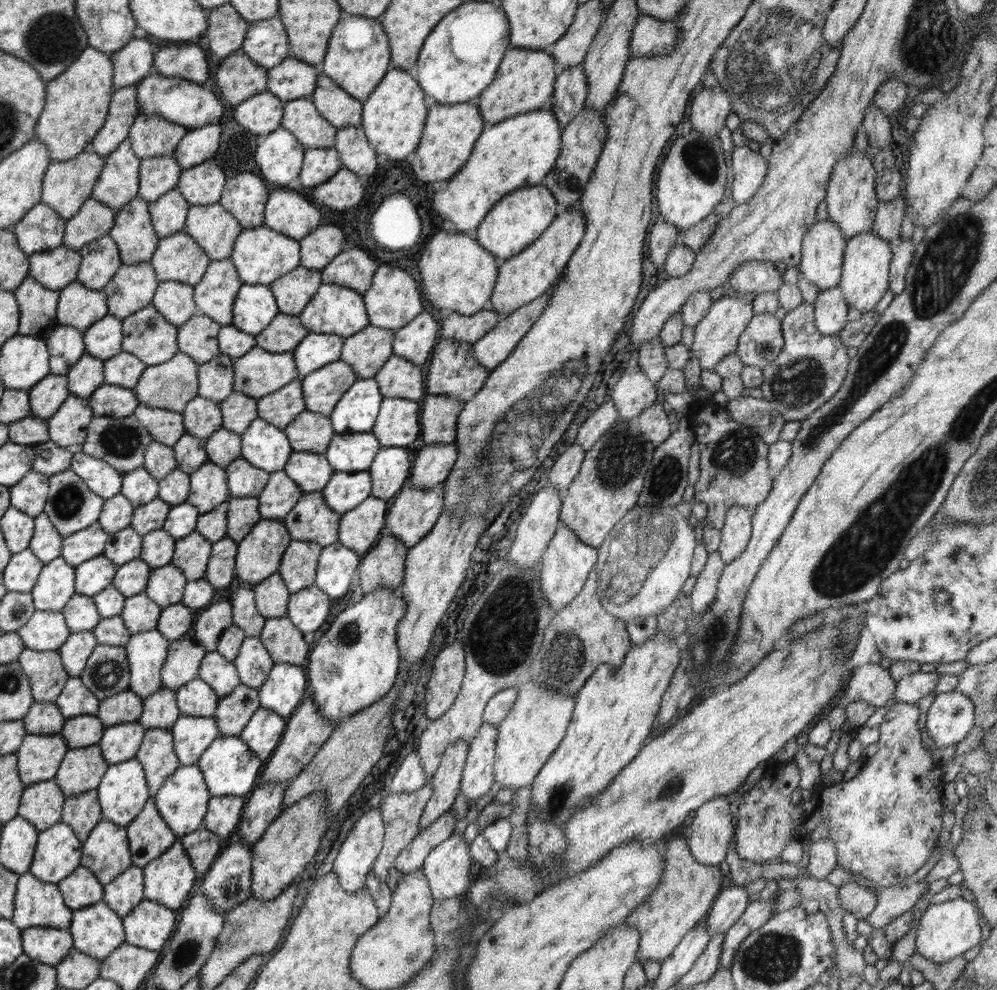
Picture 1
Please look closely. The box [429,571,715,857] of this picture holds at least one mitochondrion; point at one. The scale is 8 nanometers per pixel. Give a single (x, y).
(564, 661)

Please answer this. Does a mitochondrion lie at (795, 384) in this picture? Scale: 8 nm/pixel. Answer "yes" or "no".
yes

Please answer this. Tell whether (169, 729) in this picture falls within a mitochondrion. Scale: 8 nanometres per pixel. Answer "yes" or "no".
no

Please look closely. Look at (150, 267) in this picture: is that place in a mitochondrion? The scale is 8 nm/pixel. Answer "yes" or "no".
no

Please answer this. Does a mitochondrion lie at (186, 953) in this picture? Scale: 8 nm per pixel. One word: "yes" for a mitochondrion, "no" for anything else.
yes

